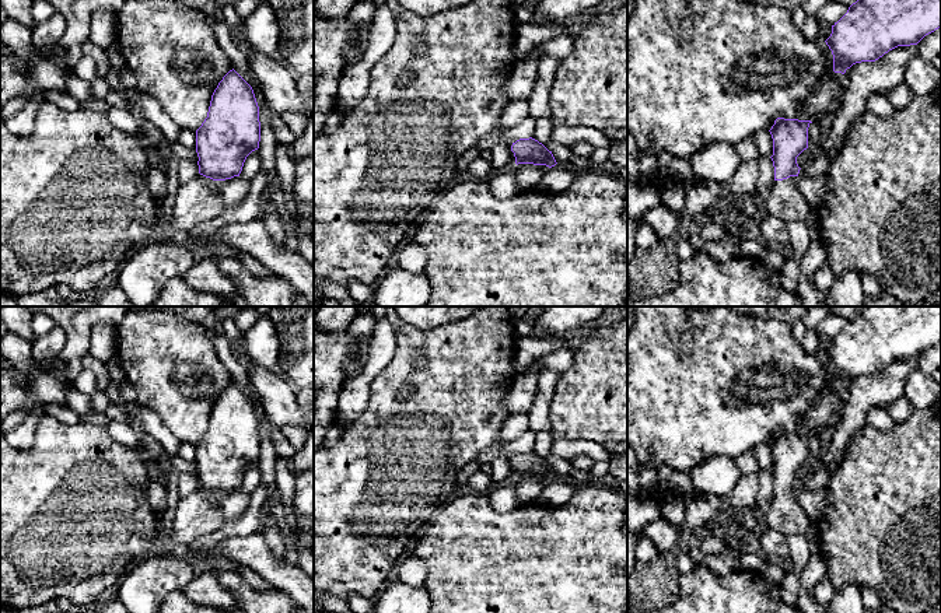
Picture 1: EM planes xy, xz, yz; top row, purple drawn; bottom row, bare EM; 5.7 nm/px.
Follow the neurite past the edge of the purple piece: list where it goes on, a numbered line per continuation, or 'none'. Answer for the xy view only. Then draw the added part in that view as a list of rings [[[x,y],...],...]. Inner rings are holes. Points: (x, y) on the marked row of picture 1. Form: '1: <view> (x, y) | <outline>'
1: xy (198, 200) | [[[197,174],[178,188],[169,225],[154,234],[155,242],[176,242],[197,224],[211,221],[225,210],[217,181]]]

